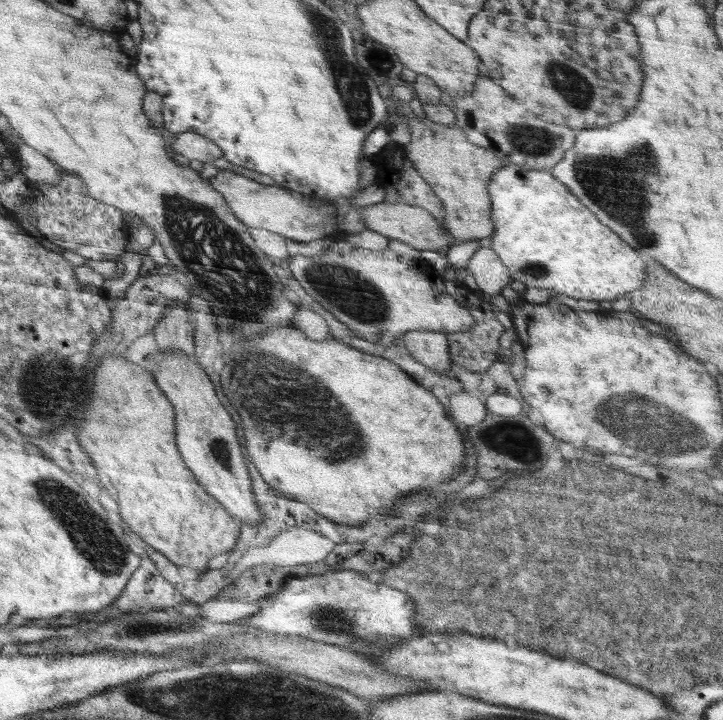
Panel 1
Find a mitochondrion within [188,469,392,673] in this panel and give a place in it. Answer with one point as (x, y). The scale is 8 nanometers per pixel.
(328, 619)

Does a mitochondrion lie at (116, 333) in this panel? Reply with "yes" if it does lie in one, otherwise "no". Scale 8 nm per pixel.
no

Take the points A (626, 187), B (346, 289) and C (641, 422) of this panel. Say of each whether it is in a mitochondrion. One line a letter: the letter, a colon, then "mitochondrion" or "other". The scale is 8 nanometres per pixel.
A: mitochondrion
B: mitochondrion
C: mitochondrion

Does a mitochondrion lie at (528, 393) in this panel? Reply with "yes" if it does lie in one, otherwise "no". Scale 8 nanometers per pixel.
no

